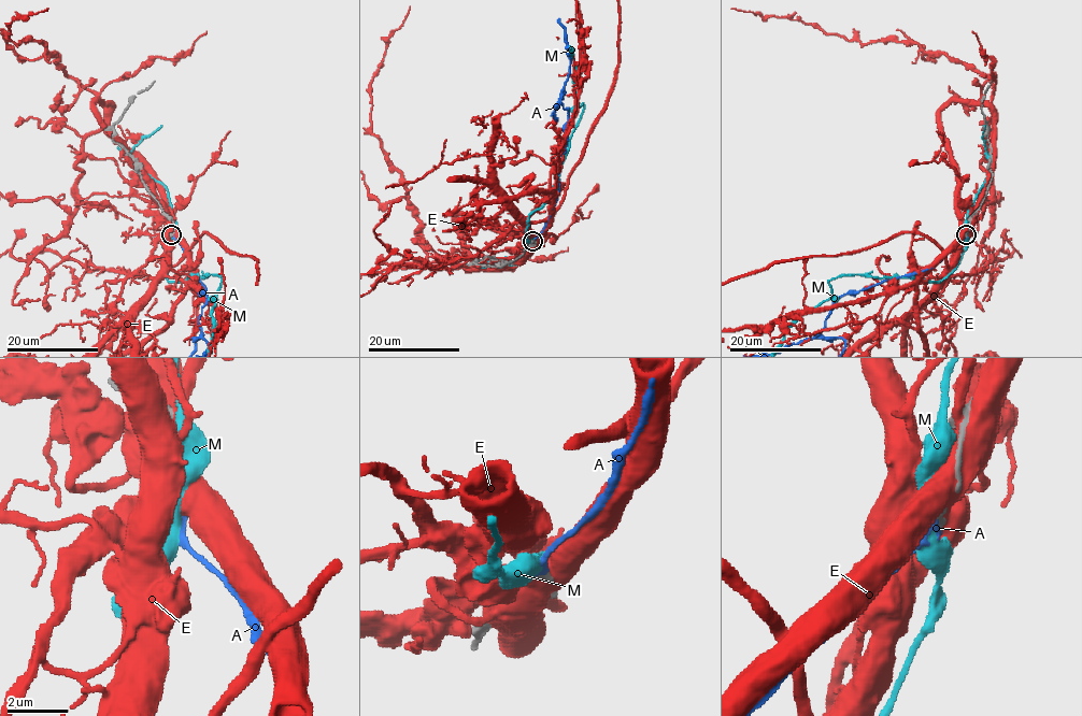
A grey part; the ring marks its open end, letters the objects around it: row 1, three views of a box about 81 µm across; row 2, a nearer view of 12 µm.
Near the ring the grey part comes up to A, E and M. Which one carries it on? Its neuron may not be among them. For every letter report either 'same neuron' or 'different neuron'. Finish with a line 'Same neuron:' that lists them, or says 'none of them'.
A: same neuron
E: different neuron
M: different neuron
Same neuron: A

